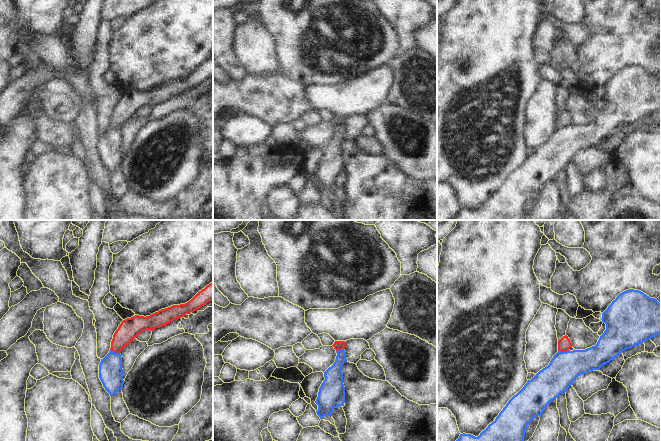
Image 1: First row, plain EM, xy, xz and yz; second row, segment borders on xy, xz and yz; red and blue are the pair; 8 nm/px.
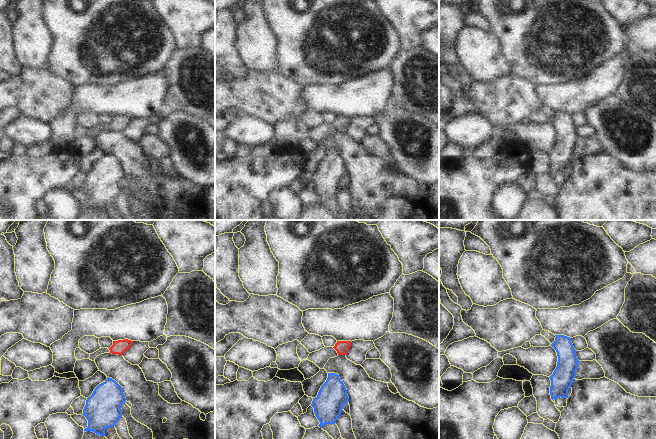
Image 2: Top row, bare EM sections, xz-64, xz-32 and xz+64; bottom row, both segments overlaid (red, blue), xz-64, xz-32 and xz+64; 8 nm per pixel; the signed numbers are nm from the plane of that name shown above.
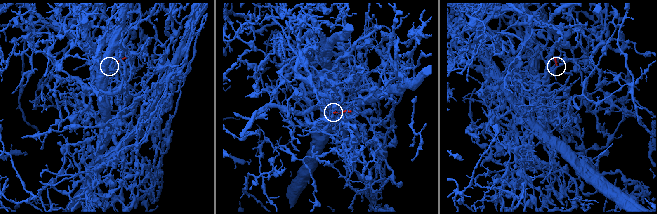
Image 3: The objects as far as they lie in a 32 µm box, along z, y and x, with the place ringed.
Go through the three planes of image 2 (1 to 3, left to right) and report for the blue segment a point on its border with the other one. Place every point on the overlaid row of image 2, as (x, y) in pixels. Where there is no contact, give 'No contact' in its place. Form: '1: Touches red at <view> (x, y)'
1: No contact
2: No contact
3: No contact

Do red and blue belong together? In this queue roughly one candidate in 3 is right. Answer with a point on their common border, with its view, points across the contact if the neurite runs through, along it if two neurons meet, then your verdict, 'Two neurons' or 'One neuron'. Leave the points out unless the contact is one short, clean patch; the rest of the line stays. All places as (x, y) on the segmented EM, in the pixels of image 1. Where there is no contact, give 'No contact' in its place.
Touches red at yz (563, 351). Boundary: yz (568, 349), (558, 351). Two neurons

